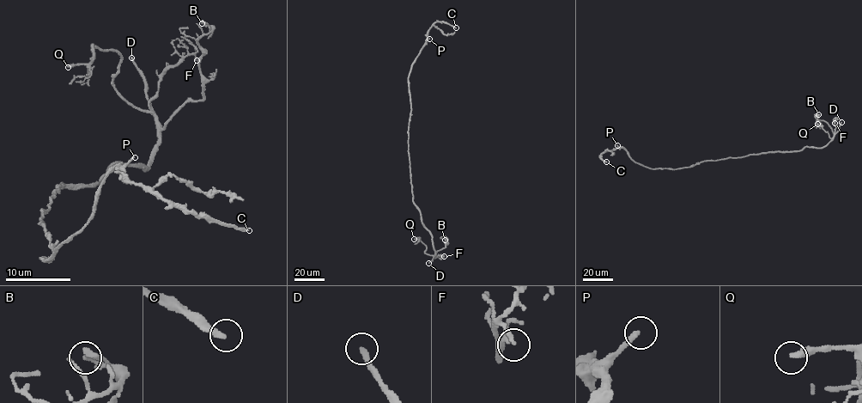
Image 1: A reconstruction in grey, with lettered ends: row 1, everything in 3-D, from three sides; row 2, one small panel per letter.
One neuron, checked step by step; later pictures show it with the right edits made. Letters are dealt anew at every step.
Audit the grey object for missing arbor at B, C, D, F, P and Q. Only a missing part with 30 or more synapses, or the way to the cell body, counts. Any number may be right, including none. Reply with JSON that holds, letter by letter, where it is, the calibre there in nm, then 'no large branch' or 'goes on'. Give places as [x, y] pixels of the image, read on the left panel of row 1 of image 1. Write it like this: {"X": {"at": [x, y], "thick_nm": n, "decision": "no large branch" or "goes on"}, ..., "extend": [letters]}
{"B": {"at": [202, 23], "thick_nm": 130, "decision": "no large branch"}, "C": {"at": [249, 230], "thick_nm": 320, "decision": "goes on"}, "D": {"at": [131, 58], "thick_nm": 260, "decision": "goes on"}, "F": {"at": [197, 60], "thick_nm": 160, "decision": "no large branch"}, "P": {"at": [135, 157], "thick_nm": 260, "decision": "goes on"}, "Q": {"at": [68, 67], "thick_nm": 360, "decision": "no large branch"}, "extend": ["C", "D", "P"]}

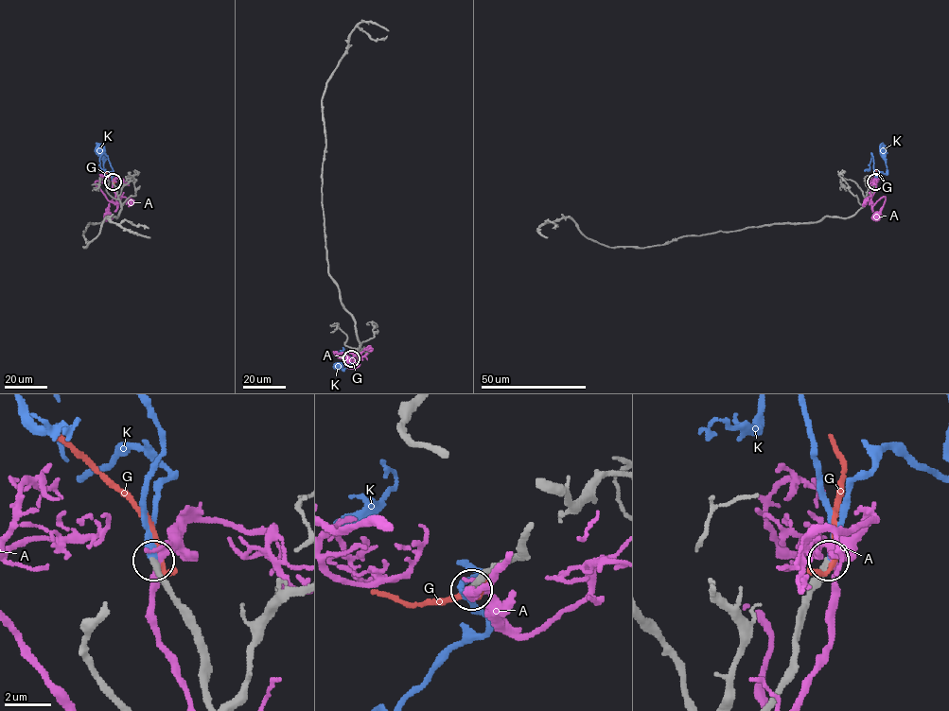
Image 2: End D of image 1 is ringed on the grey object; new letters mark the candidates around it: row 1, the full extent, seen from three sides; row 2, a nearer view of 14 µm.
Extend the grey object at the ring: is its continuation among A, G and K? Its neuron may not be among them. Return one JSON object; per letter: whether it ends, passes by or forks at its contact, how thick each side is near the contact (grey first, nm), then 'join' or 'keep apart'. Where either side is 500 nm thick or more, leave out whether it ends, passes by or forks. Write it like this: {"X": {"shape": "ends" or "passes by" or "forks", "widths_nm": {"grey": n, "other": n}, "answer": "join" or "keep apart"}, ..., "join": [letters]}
{"A": {"shape": "forks", "widths_nm": {"grey": 280, "other": 200}, "answer": "keep apart"}, "G": {"shape": "ends", "widths_nm": {"grey": 360, "other": 240}, "answer": "keep apart"}, "K": {"shape": "ends", "widths_nm": {"grey": 280, "other": 280}, "answer": "join"}, "join": ["K"]}

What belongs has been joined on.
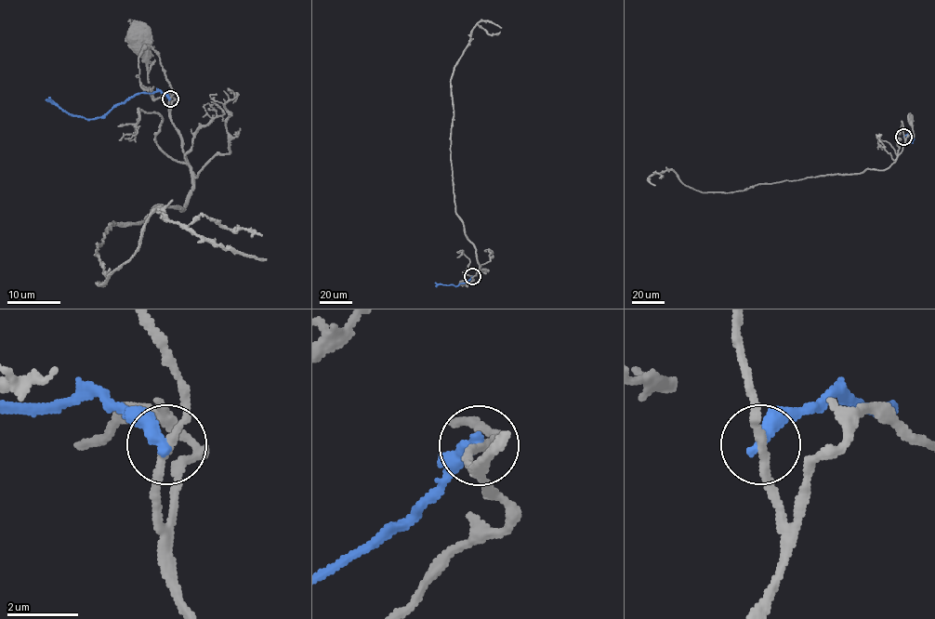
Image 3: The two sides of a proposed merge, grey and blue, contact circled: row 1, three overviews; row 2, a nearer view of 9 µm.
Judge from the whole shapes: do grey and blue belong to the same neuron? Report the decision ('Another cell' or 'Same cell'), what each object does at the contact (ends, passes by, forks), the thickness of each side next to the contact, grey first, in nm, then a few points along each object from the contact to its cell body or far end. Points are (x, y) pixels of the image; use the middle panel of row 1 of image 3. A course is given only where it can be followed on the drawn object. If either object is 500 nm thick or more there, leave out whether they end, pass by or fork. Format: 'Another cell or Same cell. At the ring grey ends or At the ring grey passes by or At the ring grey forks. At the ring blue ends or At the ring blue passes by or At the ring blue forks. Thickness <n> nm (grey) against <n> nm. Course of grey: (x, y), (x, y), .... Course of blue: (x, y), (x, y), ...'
Another cell. At the ring grey passes by. At the ring blue ends. Thickness 240 nm (grey) against 400 nm. Course of grey: (472, 277), (473, 280), (467, 286), (462, 282). Course of blue: (472, 277), (456, 286), (435, 283)

